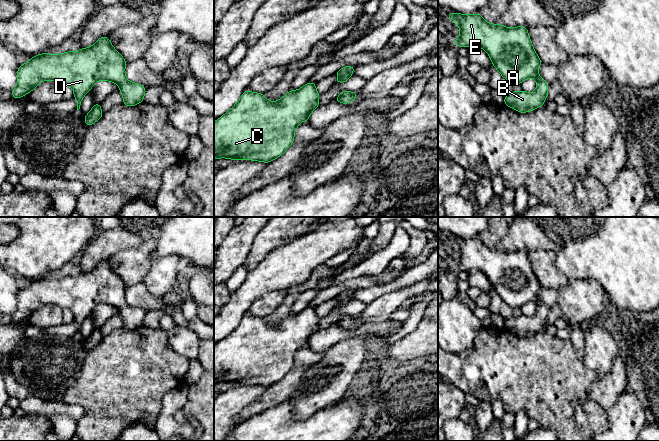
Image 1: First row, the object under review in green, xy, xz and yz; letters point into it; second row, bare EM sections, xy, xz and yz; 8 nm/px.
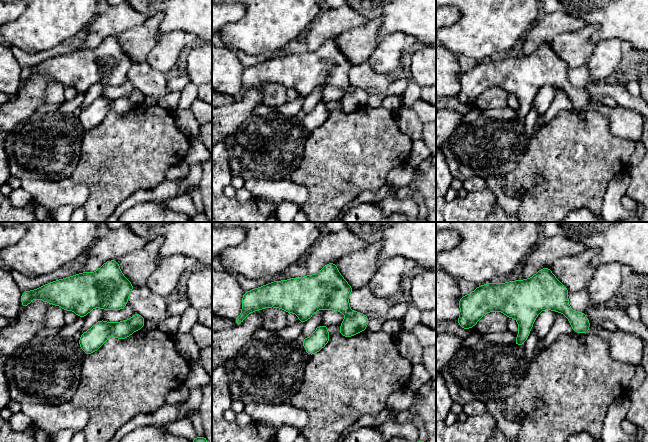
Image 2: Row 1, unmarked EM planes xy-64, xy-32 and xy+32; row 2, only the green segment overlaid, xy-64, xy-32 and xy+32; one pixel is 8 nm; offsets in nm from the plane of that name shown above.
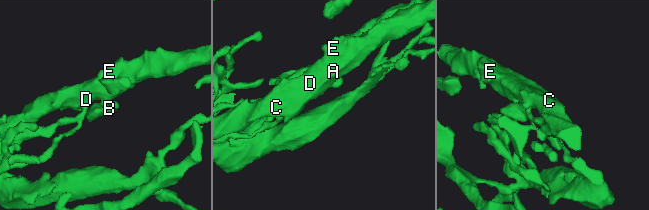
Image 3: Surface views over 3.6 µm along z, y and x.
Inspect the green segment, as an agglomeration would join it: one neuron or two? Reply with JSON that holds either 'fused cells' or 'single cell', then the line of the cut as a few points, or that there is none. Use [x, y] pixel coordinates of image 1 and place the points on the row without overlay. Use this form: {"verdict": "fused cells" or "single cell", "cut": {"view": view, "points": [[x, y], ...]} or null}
{"verdict": "single cell", "cut": null}

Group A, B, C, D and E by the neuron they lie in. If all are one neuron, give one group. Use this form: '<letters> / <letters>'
A B C D E

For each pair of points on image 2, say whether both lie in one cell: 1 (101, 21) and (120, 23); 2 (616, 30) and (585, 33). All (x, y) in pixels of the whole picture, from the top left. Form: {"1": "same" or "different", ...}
{"1": "same", "2": "different"}

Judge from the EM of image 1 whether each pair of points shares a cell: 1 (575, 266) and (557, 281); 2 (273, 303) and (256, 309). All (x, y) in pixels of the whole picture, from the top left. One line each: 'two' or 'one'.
1: two
2: one

